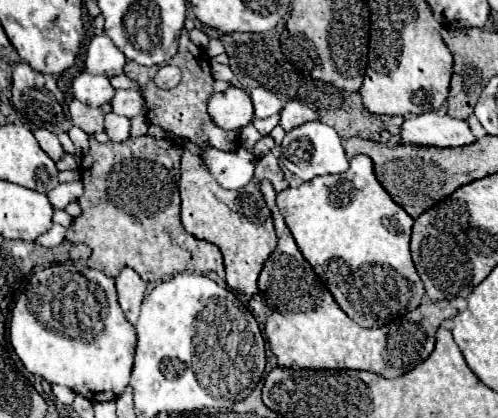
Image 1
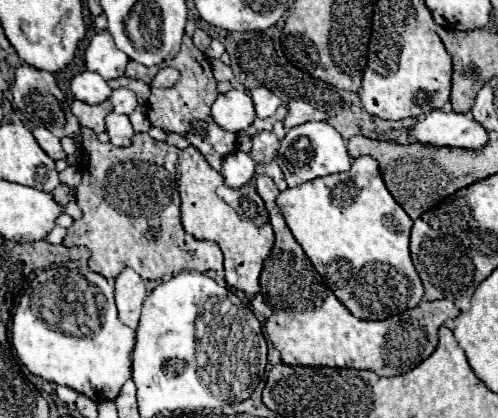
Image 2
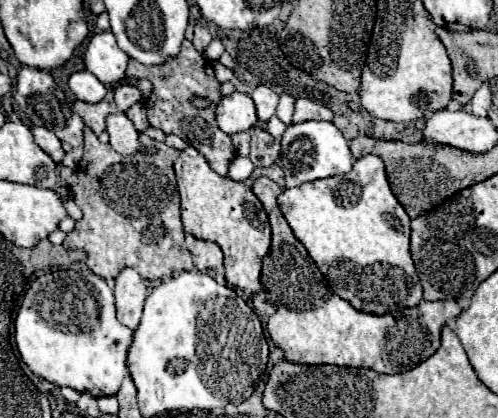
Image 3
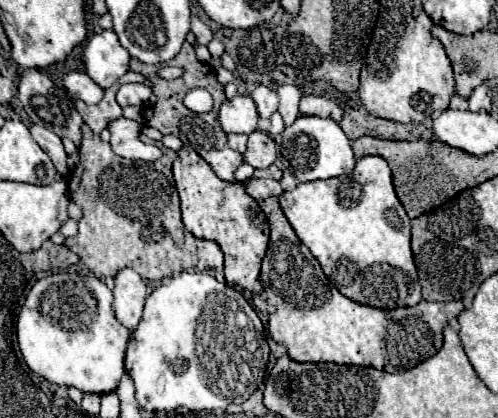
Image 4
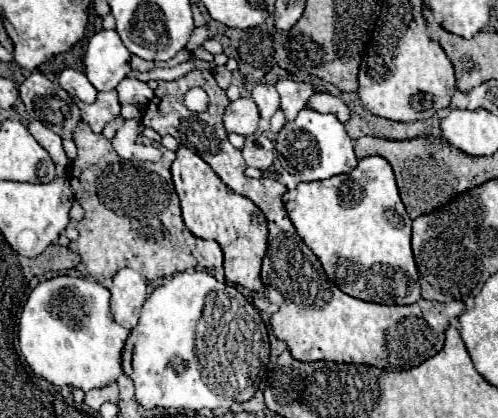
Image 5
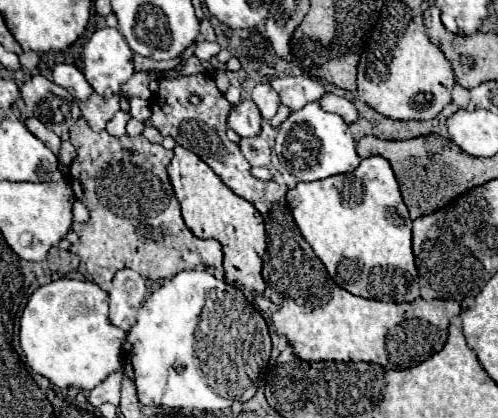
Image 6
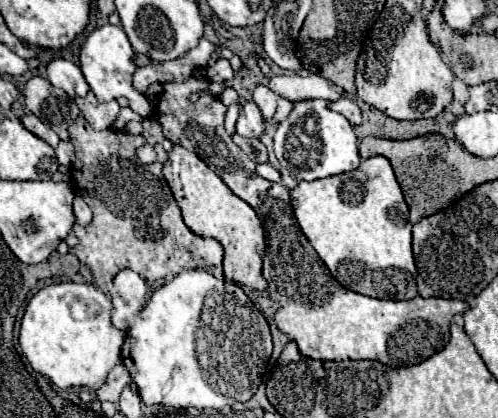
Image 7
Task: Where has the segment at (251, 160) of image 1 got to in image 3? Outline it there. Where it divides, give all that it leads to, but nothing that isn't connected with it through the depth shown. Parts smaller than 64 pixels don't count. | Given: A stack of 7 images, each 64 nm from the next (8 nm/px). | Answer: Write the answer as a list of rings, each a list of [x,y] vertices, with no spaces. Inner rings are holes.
[[[238,156],[232,164],[230,164],[230,178],[236,180],[236,182],[242,182],[246,180],[254,170],[254,164],[250,162],[250,158],[246,156]]]

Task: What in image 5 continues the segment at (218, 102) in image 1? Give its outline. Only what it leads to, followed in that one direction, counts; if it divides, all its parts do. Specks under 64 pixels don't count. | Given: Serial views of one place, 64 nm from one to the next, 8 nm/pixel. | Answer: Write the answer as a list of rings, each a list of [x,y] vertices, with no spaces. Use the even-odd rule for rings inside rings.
[[[238,98],[236,102],[230,102],[224,112],[224,128],[226,132],[250,136],[258,130],[260,112],[256,112],[256,104],[252,104],[252,98]]]

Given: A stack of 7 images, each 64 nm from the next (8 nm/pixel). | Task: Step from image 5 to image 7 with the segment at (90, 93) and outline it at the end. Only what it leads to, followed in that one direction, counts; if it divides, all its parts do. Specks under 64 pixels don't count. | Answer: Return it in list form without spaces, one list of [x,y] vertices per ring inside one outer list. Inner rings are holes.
[[[54,58],[52,62],[48,62],[46,76],[52,86],[62,88],[70,98],[86,96],[90,90],[90,86],[86,84],[82,76],[82,70],[74,62],[64,60],[64,58]]]

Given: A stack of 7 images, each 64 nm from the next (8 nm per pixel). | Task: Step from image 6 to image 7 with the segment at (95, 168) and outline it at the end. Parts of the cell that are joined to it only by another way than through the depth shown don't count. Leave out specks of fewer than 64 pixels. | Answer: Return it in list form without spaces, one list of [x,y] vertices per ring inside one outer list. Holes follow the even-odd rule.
[[[78,116],[68,132],[70,142],[76,146],[72,176],[76,188],[80,188],[80,194],[94,212],[90,226],[74,228],[80,242],[70,252],[90,268],[96,284],[110,286],[116,276],[116,264],[128,264],[130,270],[138,272],[148,282],[164,280],[190,268],[208,268],[213,276],[224,280],[221,267],[224,249],[218,240],[196,236],[184,224],[180,208],[160,172],[162,164],[168,160],[168,152],[160,144],[154,146],[158,162],[142,166],[136,162],[136,146],[146,144],[144,136],[132,136],[112,128],[96,132],[84,116]]]

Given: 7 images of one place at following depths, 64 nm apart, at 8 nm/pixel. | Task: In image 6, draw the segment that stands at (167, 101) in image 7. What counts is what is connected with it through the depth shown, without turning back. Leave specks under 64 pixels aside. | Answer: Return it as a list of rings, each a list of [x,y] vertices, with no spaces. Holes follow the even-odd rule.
[[[194,74],[194,76],[182,76],[176,80],[160,80],[160,90],[154,96],[154,102],[150,106],[152,116],[146,120],[146,124],[156,126],[162,136],[170,136],[176,140],[176,144],[188,148],[196,156],[200,156],[218,176],[220,180],[240,198],[254,204],[254,208],[262,214],[266,232],[268,232],[268,248],[264,254],[264,268],[262,278],[266,282],[266,296],[272,302],[284,302],[278,312],[272,316],[272,324],[278,334],[284,334],[288,342],[294,348],[294,354],[308,362],[320,362],[320,360],[336,360],[336,362],[372,362],[380,364],[384,368],[410,368],[424,360],[428,360],[432,354],[440,352],[448,338],[448,322],[456,314],[464,310],[464,306],[456,300],[424,300],[416,298],[414,302],[380,302],[380,300],[368,300],[350,294],[348,290],[340,288],[326,272],[320,258],[314,254],[310,244],[300,234],[292,212],[286,204],[286,192],[288,186],[276,184],[276,182],[262,182],[256,180],[250,174],[250,164],[240,152],[238,144],[228,140],[226,136],[226,118],[230,112],[230,104],[224,98],[222,92],[218,92],[214,78],[210,74]],[[190,96],[200,96],[198,104],[190,102]]]

